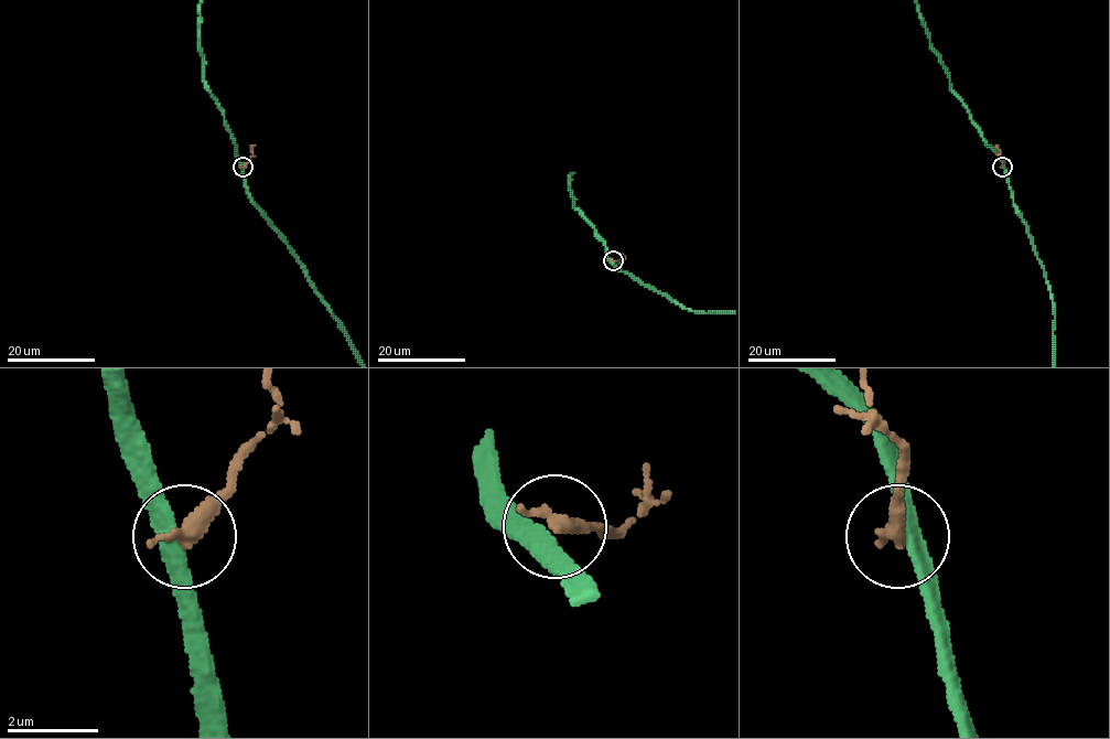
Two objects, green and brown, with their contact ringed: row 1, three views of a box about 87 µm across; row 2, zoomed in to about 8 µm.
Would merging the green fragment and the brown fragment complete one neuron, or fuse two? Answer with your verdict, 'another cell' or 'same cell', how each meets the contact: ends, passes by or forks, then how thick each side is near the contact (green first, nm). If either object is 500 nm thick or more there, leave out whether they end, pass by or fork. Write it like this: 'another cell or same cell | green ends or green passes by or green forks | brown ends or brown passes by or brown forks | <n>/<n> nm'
another cell | green passes by | brown ends | 320/420 nm

